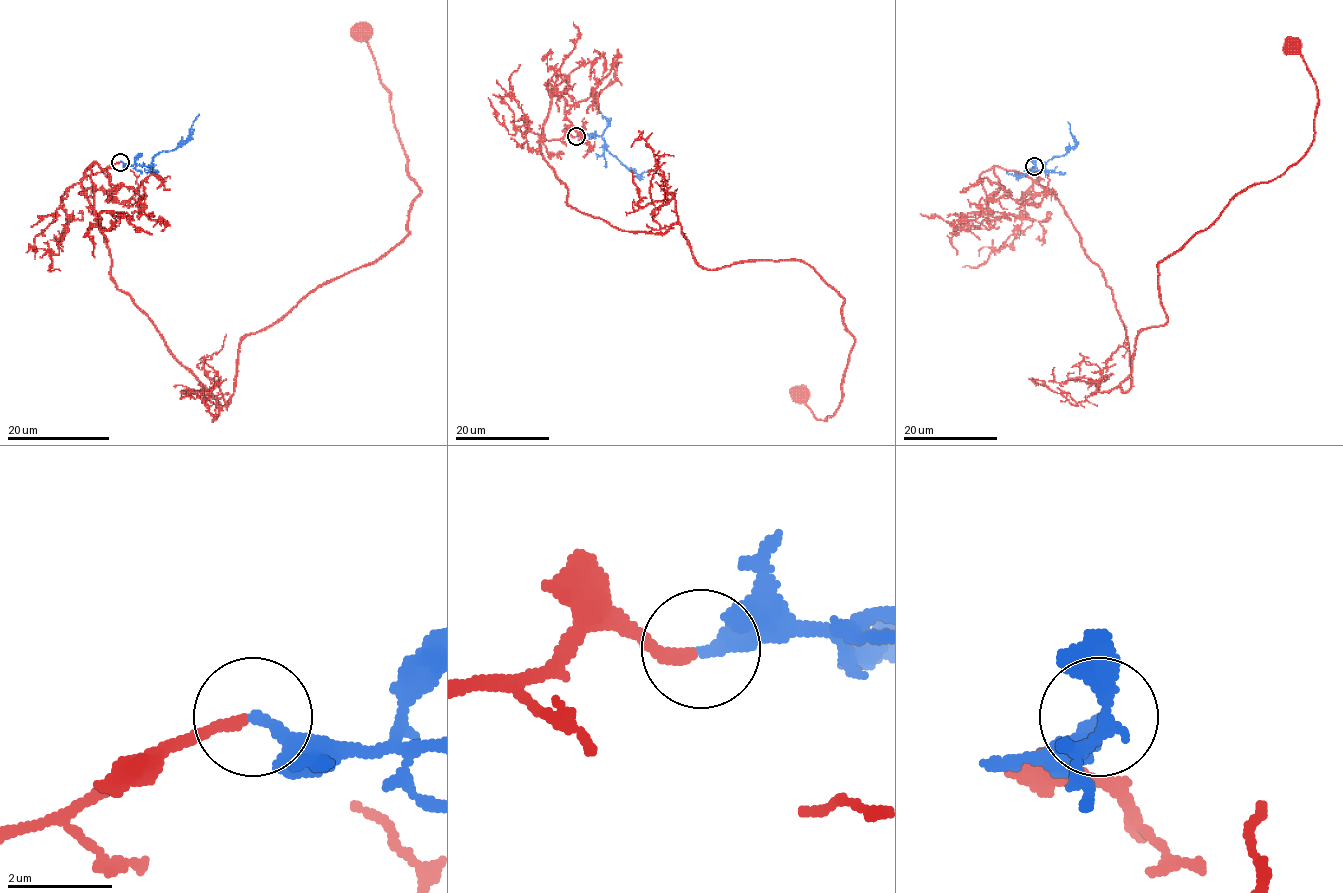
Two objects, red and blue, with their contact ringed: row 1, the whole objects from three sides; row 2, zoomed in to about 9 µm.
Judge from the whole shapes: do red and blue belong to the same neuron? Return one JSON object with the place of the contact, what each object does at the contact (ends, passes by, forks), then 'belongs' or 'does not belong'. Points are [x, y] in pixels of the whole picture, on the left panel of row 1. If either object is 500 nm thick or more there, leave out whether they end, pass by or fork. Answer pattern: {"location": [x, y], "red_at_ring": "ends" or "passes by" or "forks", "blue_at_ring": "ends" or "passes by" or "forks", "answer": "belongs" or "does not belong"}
{"location": [120, 162], "red_at_ring": "ends", "blue_at_ring": "ends", "answer": "belongs"}

